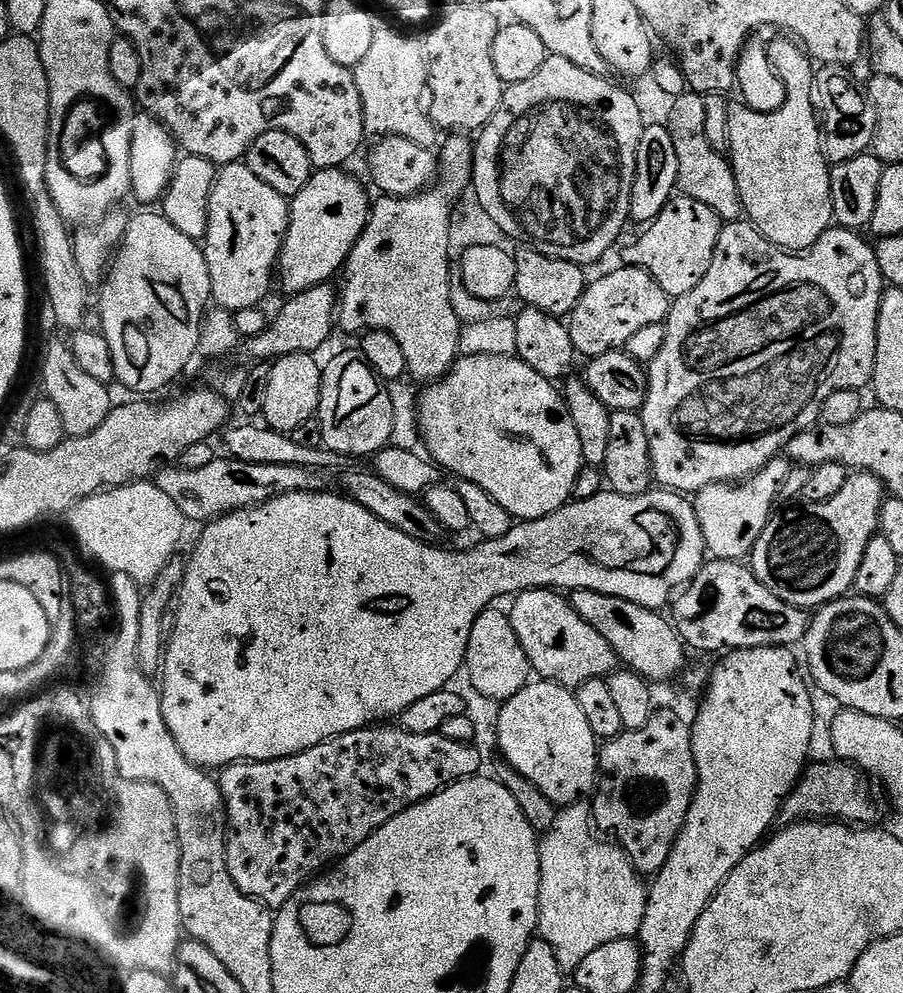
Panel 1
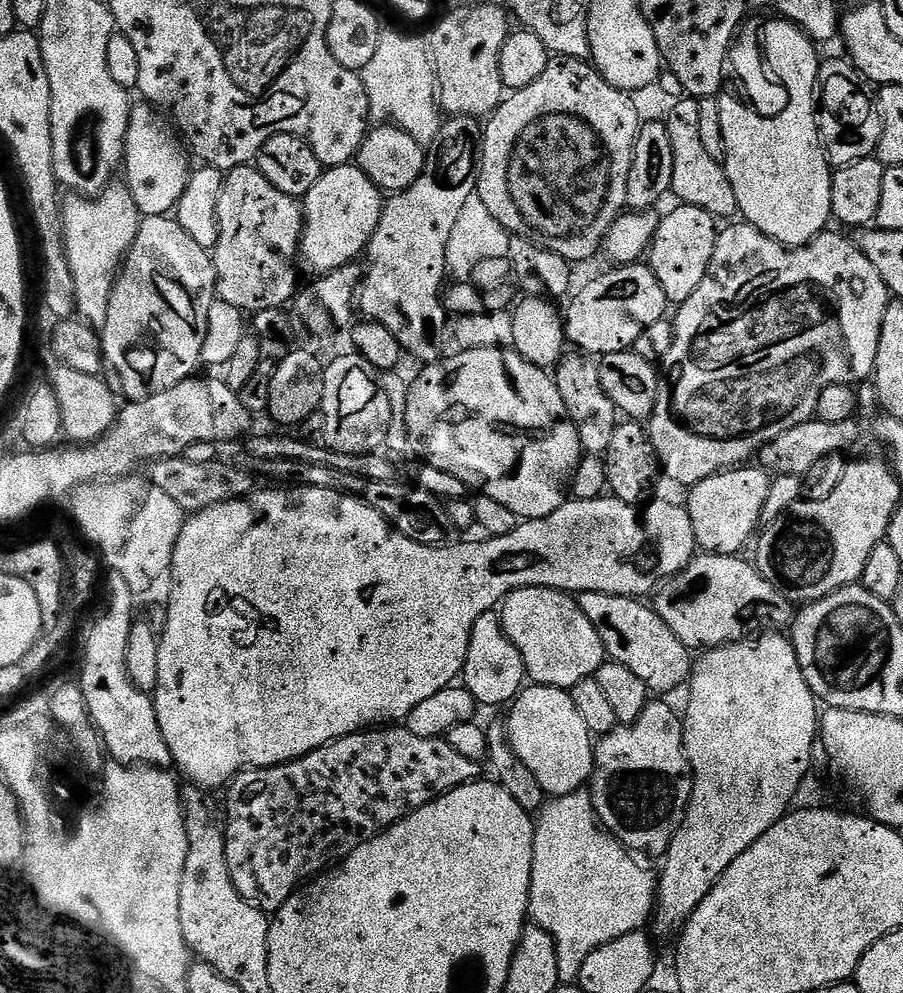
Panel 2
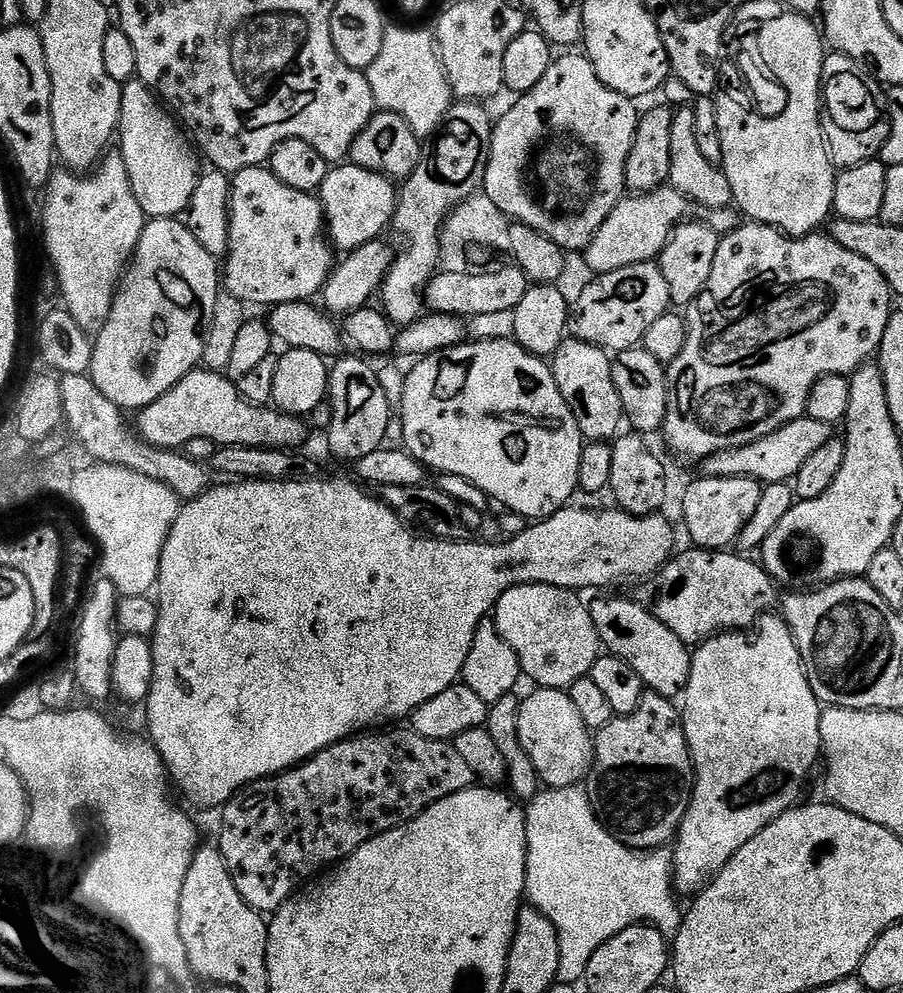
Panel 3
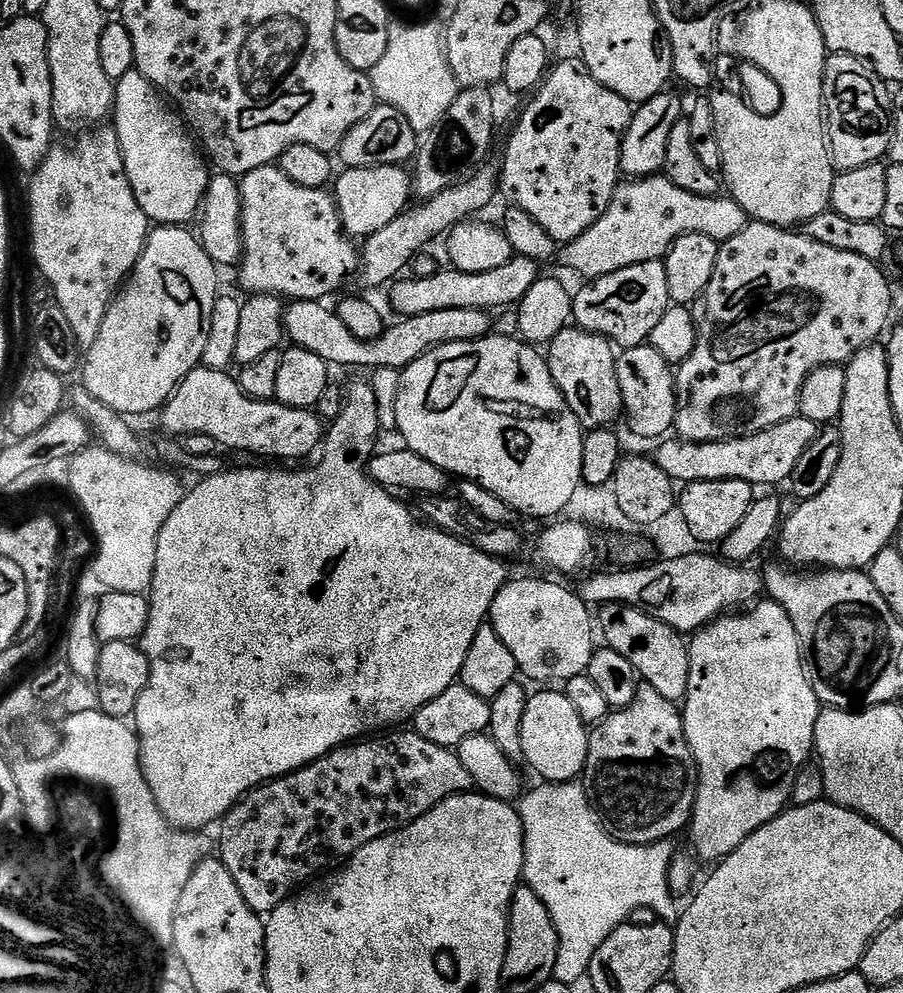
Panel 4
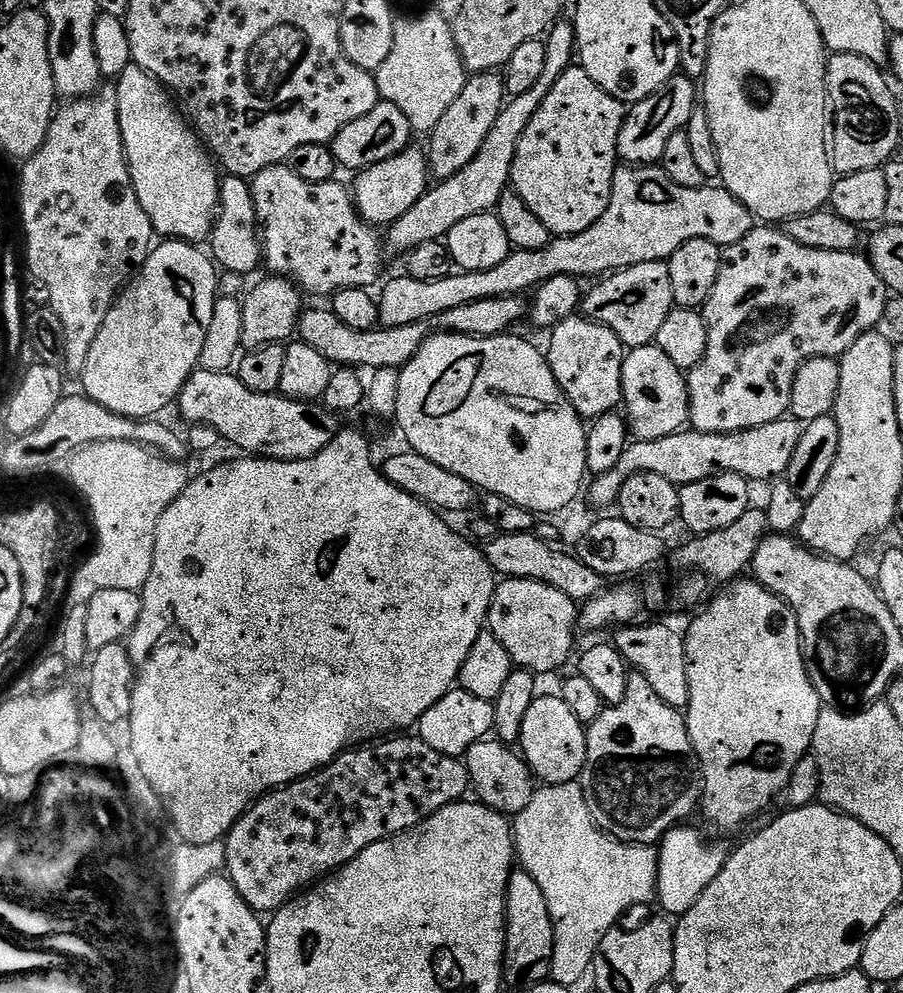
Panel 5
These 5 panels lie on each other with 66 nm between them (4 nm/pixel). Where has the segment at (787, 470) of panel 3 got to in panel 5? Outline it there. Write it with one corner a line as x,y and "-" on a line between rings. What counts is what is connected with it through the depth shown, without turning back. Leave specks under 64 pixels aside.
786,415
780,420
766,422
766,426
754,426
741,432
706,434
695,430
681,430
666,438
636,440
629,443
622,458
618,458
618,466
614,466
614,470
591,481
593,484
590,500
593,505
615,505
619,501
622,486
636,472
662,474
662,478
677,486
702,482
702,478
710,478
723,472
744,476
749,482
772,482
787,473
790,458
794,458
794,450
798,450
798,441
803,433
804,424
791,415

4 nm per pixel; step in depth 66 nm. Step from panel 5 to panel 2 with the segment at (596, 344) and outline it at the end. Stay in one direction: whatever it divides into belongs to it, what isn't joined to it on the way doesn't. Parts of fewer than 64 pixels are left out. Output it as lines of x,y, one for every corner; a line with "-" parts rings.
565,354
554,368
554,379
558,386
558,394
562,394
562,402
568,411
568,417
578,430
581,449
590,456
603,456
614,439
614,430
618,423
618,413
614,402
610,402
610,394
602,390
600,365
587,354

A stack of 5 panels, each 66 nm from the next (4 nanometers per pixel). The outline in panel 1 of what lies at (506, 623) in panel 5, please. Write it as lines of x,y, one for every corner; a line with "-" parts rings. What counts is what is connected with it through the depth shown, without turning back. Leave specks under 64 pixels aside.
532,588
521,592
511,601
510,615
514,634
530,658
533,673
541,680
551,680
575,690
590,678
607,678
617,671
618,661
610,642
594,630
574,610
571,599
564,600
559,591
551,588

